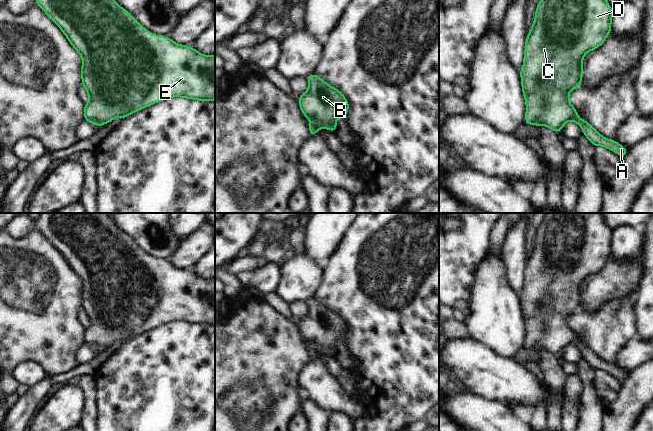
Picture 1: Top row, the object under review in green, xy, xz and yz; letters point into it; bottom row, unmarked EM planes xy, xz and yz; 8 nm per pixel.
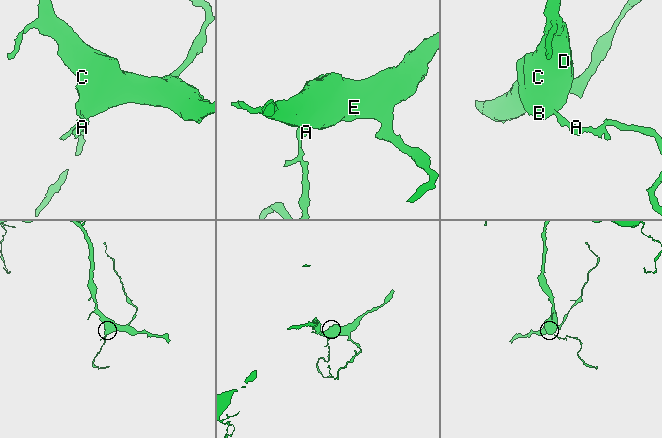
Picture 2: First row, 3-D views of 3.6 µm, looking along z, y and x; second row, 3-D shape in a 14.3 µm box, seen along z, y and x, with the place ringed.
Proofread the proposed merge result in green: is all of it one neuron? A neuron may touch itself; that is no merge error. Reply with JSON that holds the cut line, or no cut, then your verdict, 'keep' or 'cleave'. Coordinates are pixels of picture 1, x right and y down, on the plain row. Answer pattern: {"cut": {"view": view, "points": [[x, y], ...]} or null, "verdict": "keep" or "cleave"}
{"cut": null, "verdict": "keep"}

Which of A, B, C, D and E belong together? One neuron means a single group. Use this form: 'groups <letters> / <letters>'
groups A B C D E

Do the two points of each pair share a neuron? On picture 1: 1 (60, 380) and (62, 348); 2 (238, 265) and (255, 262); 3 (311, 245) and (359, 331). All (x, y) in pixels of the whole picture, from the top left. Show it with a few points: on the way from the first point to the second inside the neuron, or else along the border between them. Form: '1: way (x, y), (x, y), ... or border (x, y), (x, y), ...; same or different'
1: border (62, 374), (48, 377); different
2: way (242, 264), (251, 263); same
3: border (337, 244), (337, 247), (323, 264); different

